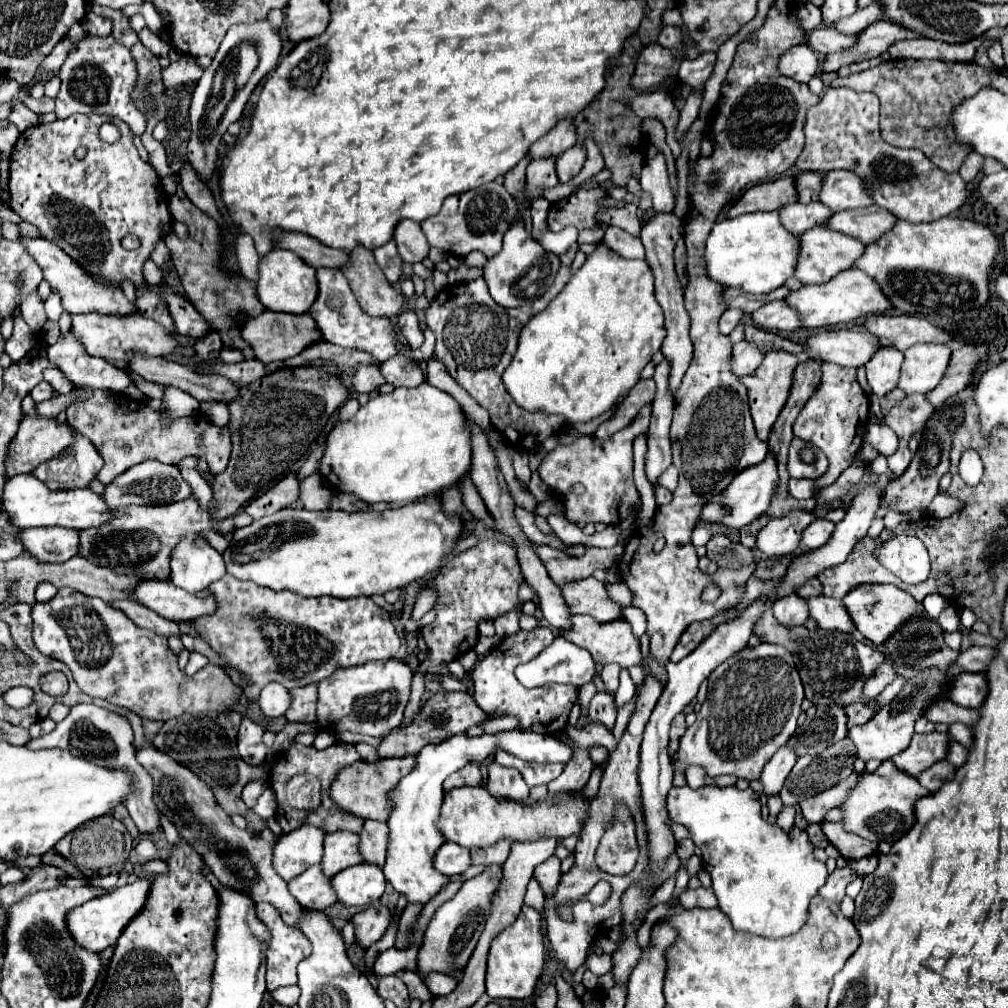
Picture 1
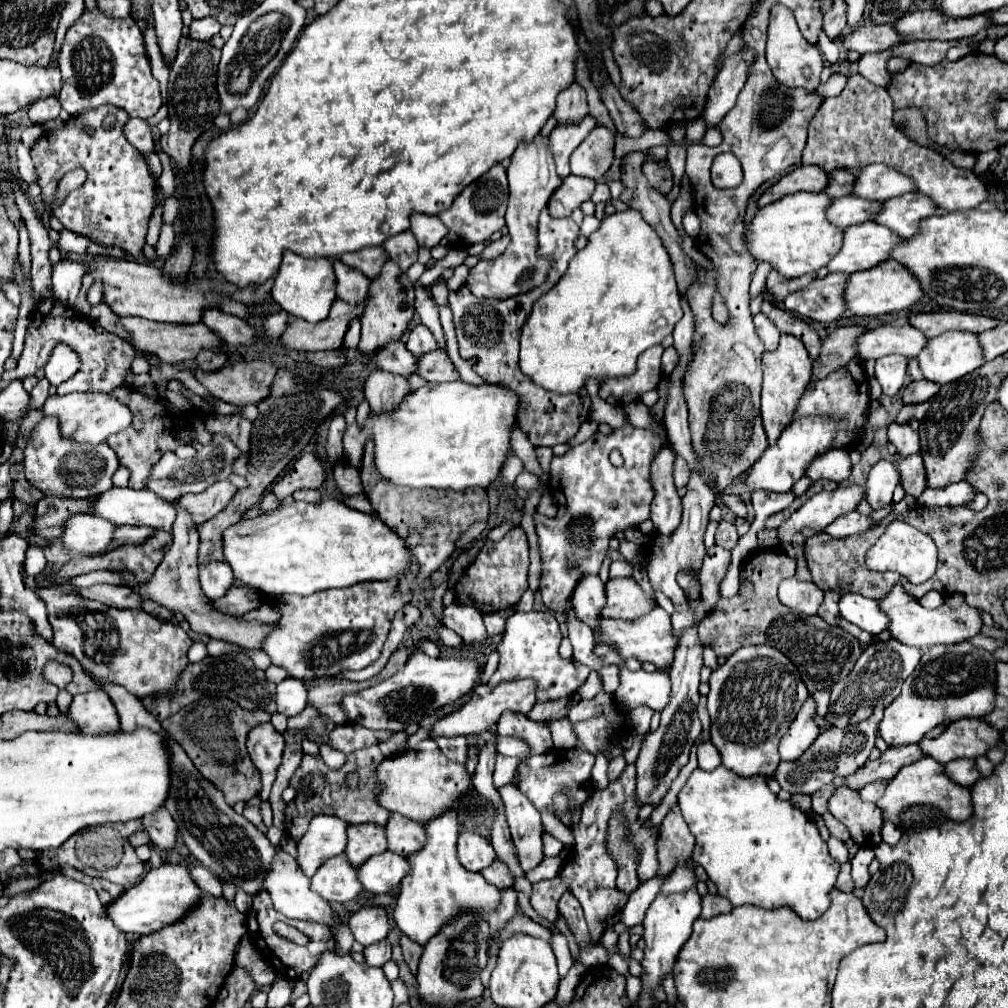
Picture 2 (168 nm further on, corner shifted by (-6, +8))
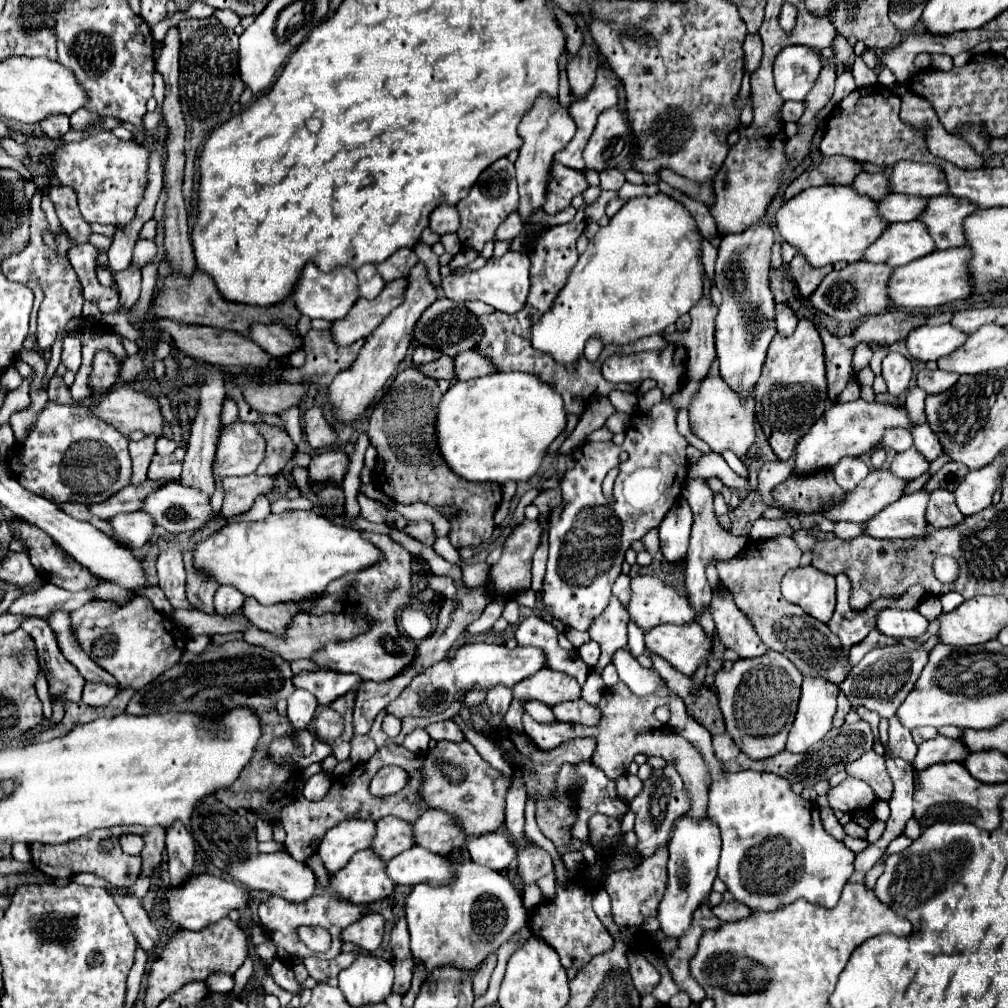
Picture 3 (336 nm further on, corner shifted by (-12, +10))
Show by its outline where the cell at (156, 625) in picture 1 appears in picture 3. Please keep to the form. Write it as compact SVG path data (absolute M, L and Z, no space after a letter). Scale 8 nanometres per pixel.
M46 584L40 590L18 598L10 606L10 612L20 616L28 614L40 616L40 618L46 618L52 612L72 612L84 606L86 602L92 602L94 600L92 592L94 588L84 588L84 592L68 592L64 588L56 588L54 584Z

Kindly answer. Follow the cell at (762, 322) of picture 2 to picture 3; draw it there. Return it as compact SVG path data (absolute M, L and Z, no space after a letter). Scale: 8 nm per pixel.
M776 304L776 332L782 336L790 336L798 324L796 314L786 304Z

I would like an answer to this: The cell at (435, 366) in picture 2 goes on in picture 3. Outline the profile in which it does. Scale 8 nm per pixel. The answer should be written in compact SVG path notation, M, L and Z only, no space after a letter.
M476 350L460 352L454 356L454 378L452 378L452 382L478 378L478 376L486 376L492 372L494 372L494 366L490 364L490 360L480 356Z

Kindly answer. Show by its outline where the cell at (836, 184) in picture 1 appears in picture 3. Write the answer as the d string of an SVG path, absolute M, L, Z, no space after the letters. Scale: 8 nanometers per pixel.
M900 160L892 166L890 172L890 192L896 194L908 194L908 196L920 196L920 198L932 198L946 194L946 180L944 172L932 164L918 164Z

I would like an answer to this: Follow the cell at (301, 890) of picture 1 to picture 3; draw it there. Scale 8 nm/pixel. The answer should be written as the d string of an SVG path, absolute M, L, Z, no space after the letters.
M370 850L356 852L340 872L330 874L330 888L342 900L354 904L376 902L394 892L394 884L384 872L384 862Z

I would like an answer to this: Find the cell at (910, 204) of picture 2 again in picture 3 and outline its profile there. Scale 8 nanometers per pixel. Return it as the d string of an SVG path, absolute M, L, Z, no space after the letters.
M942 194L928 198L926 208L918 220L928 228L928 234L940 250L958 248L964 244L962 220L970 216L974 210L976 206L972 202Z

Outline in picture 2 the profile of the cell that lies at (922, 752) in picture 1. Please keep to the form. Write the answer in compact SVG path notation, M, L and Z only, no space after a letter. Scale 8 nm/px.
M962 718L952 722L946 732L942 732L934 740L922 740L920 746L930 756L934 756L940 764L946 764L956 758L976 758L986 756L986 752L994 746L1002 744L1002 730L992 728L984 720Z

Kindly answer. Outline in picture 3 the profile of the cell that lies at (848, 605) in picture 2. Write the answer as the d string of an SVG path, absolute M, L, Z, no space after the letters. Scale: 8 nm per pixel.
M882 608L876 614L876 630L892 638L920 636L928 626L928 620L918 610Z

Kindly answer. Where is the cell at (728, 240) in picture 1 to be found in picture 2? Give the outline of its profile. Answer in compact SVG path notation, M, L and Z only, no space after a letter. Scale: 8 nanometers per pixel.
M796 192L794 196L786 196L760 208L746 230L746 244L750 252L760 262L772 262L772 266L778 268L786 278L798 278L820 270L842 248L844 228L830 224L826 218L826 208L830 202L832 198L828 198L824 192Z

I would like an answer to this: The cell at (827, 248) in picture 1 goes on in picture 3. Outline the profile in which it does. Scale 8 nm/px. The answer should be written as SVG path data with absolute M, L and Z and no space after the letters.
M894 222L880 234L880 238L864 252L864 262L882 262L890 268L904 266L936 250L934 240L928 236L920 222Z

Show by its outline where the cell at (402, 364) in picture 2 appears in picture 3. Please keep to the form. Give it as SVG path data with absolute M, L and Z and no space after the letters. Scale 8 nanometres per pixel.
M442 356L434 362L428 362L428 364L422 364L422 366L416 366L420 372L424 372L426 376L432 376L434 380L438 378L446 378L446 380L452 380L452 358L450 356Z

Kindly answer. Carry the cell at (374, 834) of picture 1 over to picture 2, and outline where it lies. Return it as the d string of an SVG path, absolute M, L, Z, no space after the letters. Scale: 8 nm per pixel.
M392 814L386 824L388 836L388 850L398 854L414 854L424 848L426 832L420 822L414 822L402 814Z

